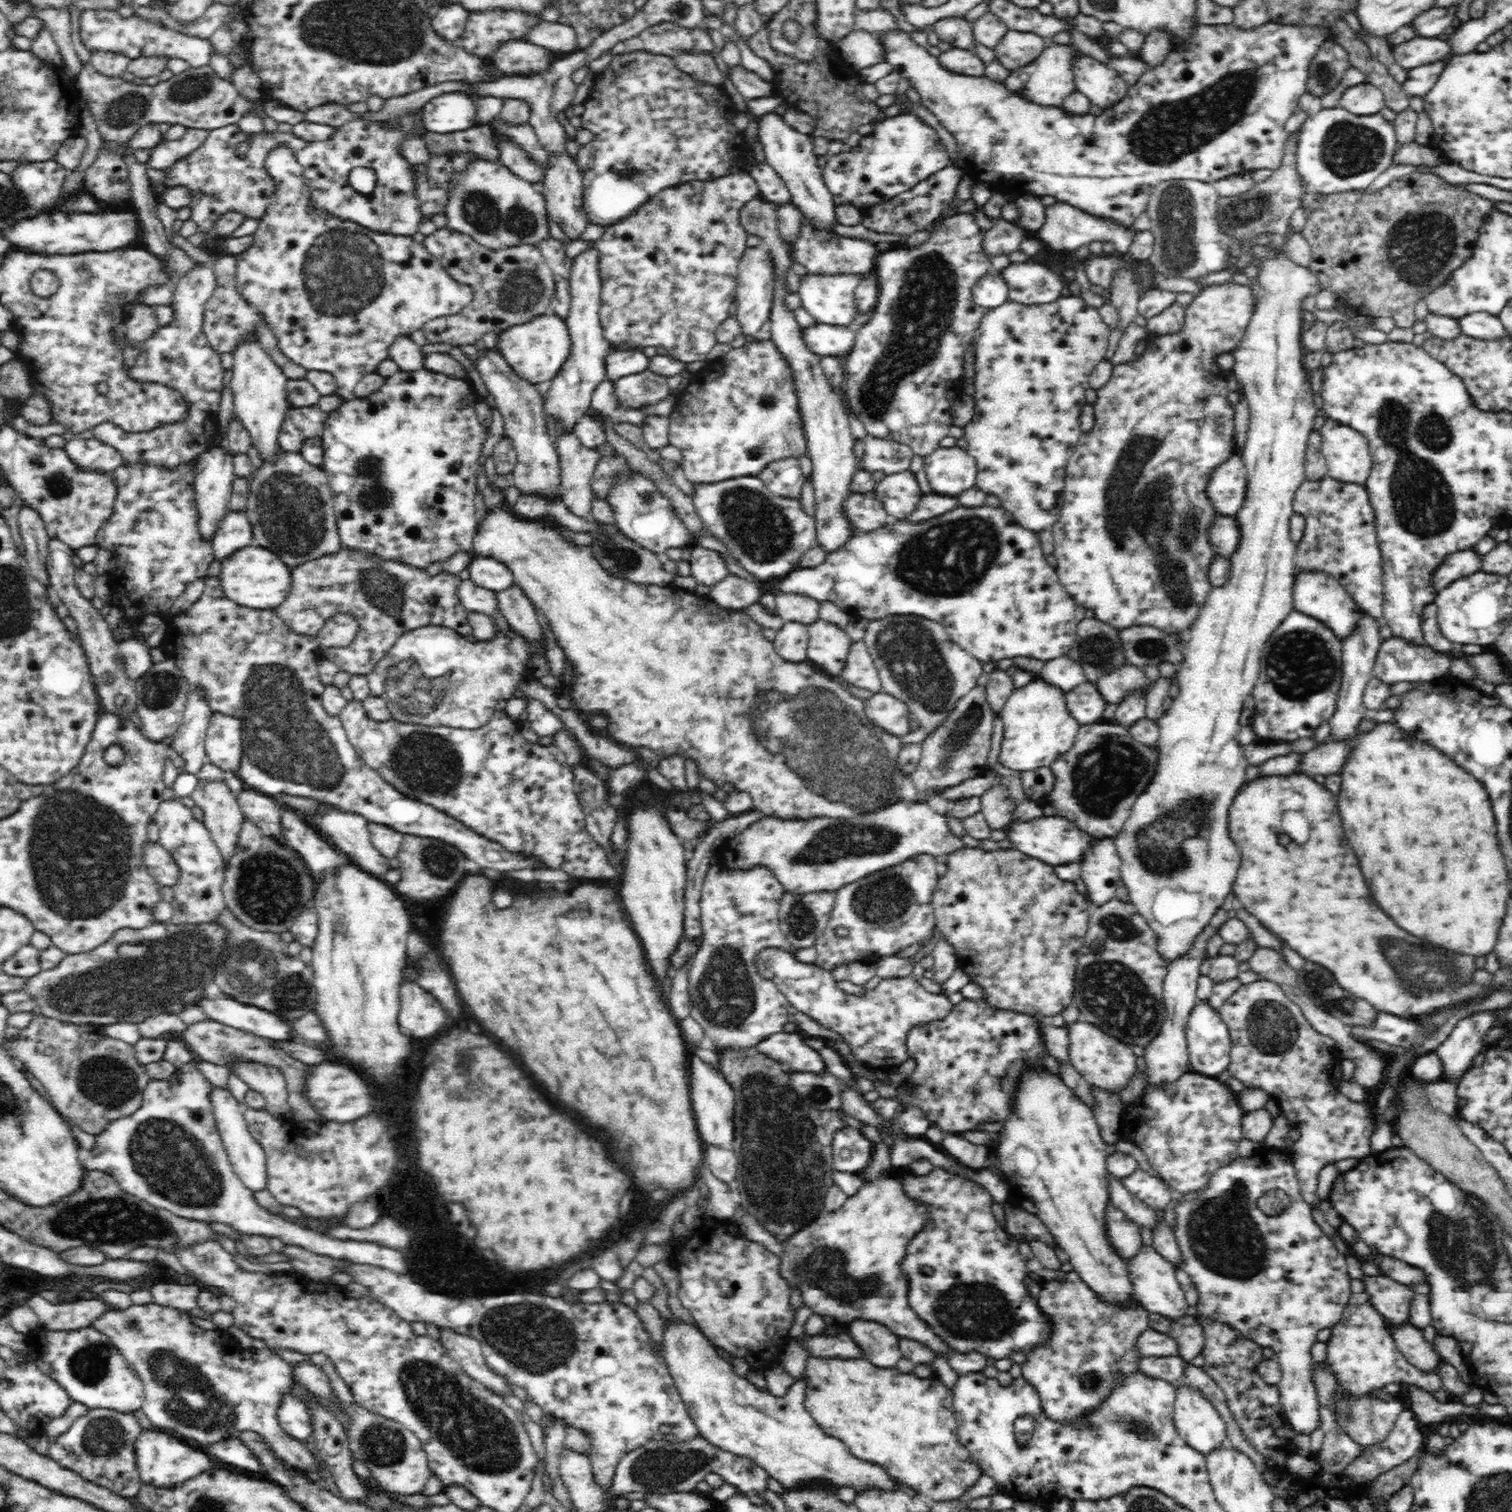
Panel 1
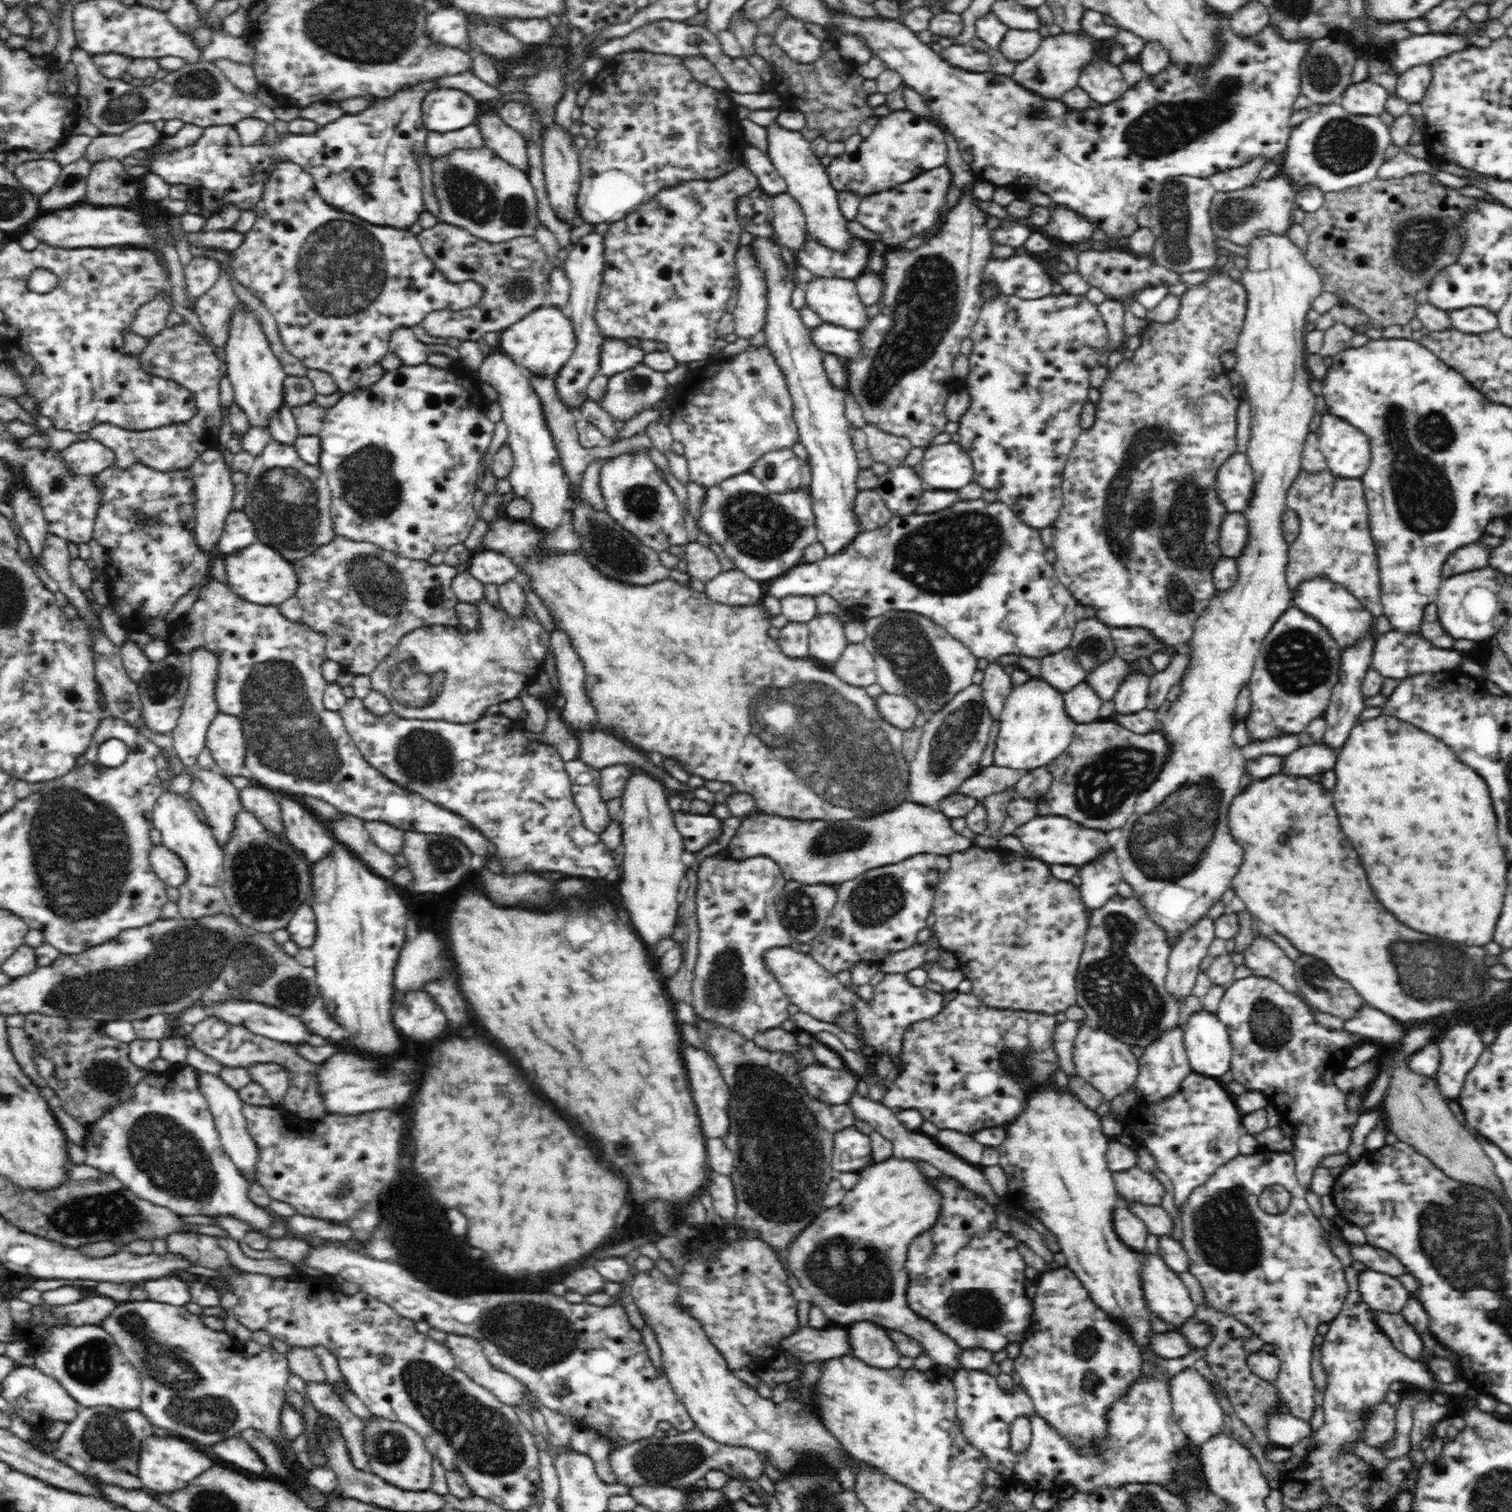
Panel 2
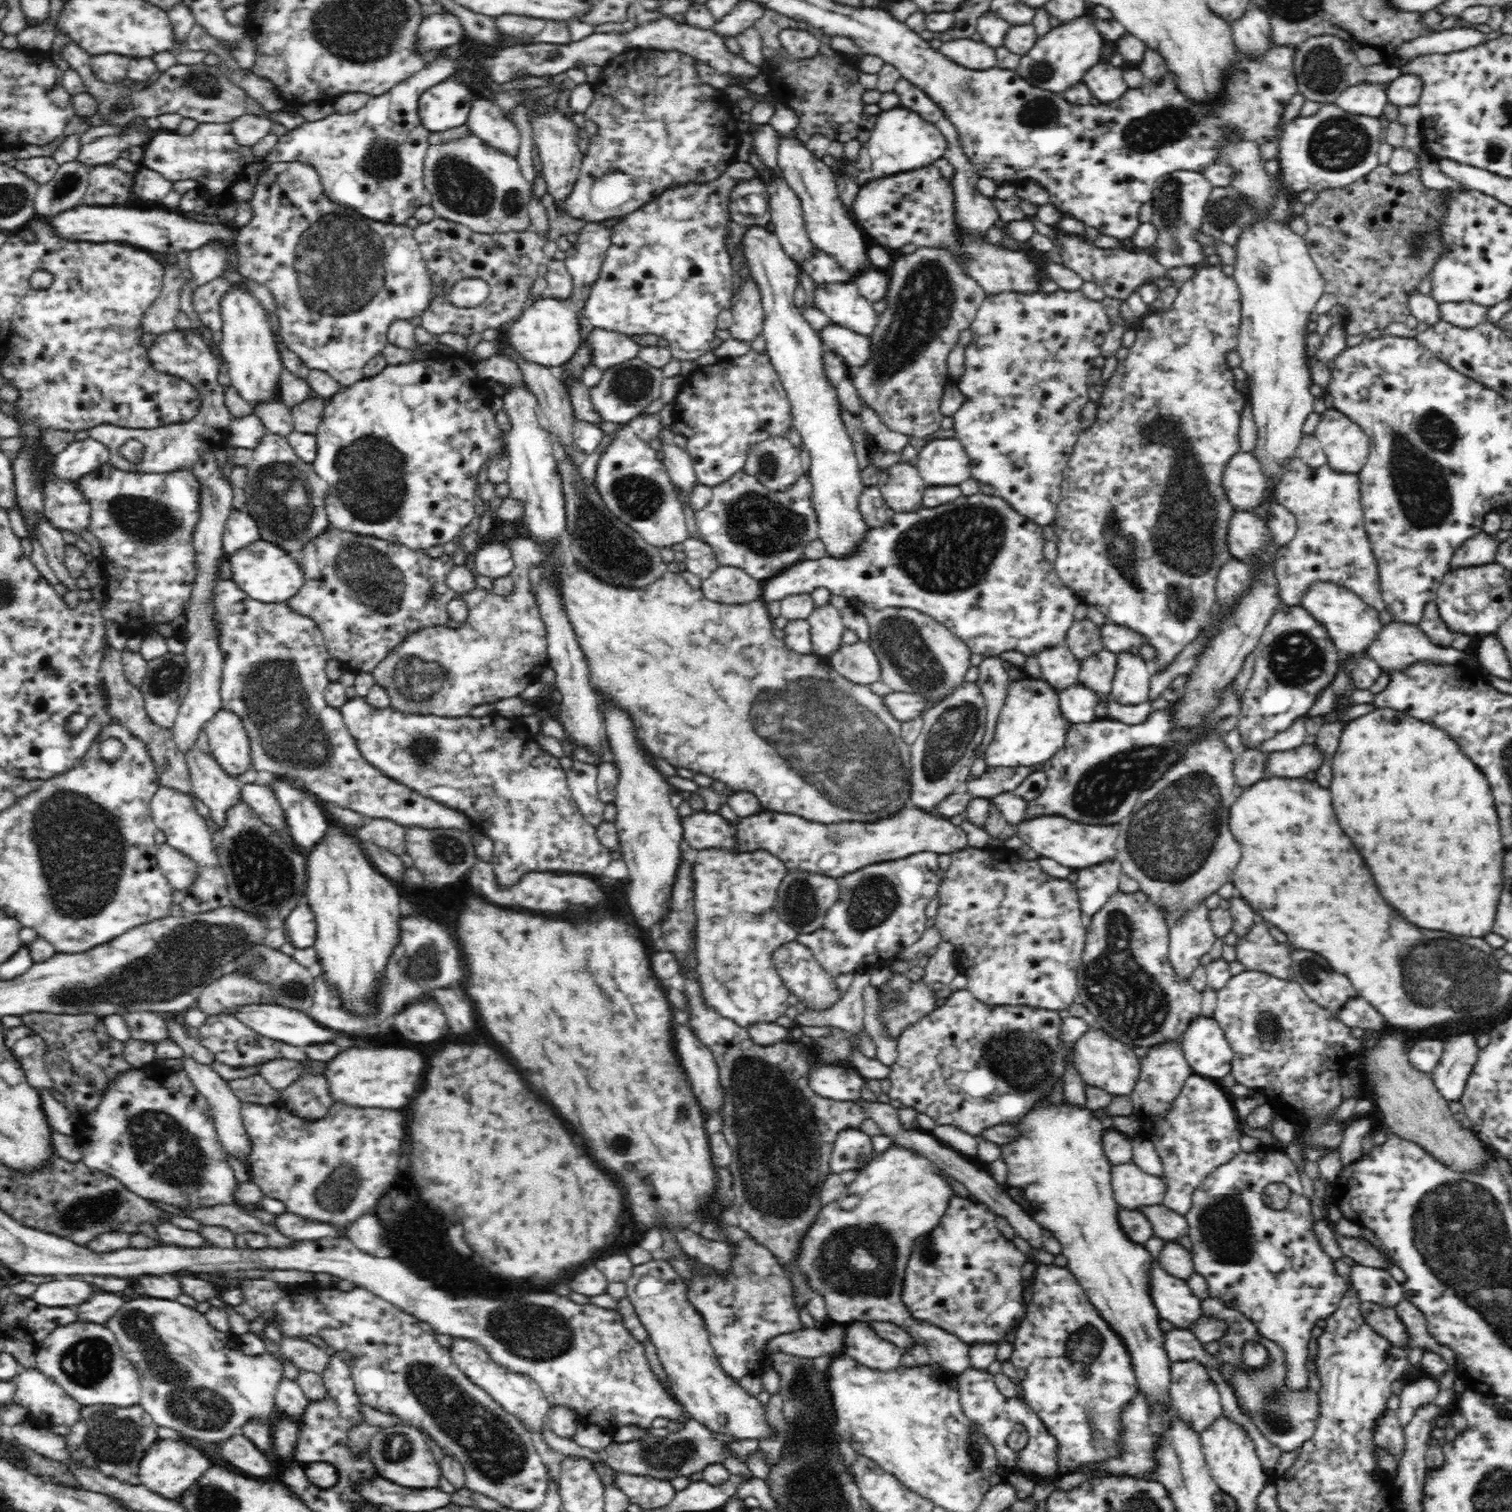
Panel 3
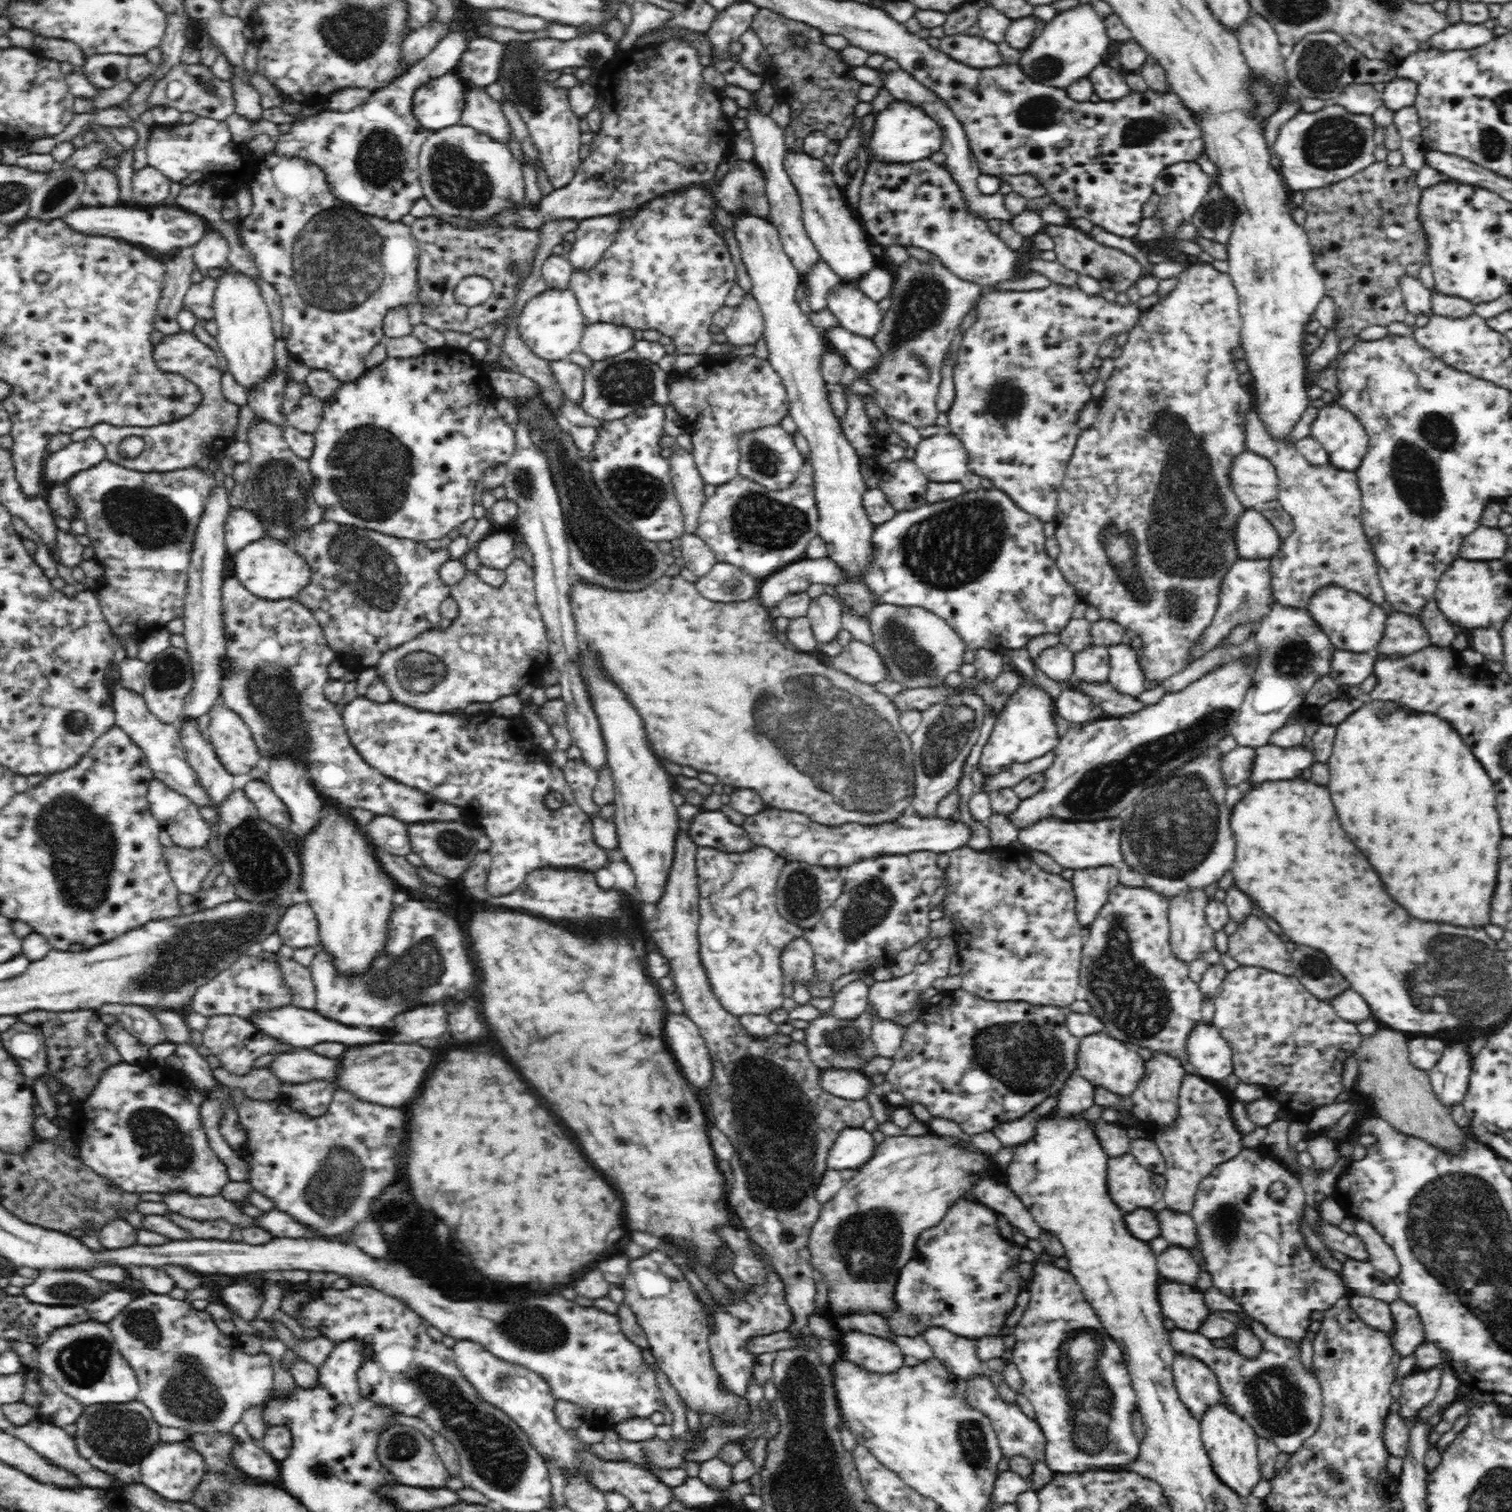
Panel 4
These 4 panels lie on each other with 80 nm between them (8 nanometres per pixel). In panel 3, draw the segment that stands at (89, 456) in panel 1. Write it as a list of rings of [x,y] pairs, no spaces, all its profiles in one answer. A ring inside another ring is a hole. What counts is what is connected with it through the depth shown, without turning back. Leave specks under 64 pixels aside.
[[[88,437],[70,443],[62,452],[52,456],[49,464],[56,478],[76,481],[83,474],[96,470],[101,464],[109,462],[106,445]]]

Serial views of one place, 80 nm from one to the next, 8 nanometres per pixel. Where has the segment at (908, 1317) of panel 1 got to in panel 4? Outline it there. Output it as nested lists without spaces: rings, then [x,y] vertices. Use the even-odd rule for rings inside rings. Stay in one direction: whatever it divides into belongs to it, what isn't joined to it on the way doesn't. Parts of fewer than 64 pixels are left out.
[[[928,1132],[924,1136],[886,1136],[876,1152],[857,1168],[857,1173],[845,1181],[842,1188],[823,1203],[818,1220],[812,1226],[810,1249],[814,1269],[822,1275],[828,1287],[828,1310],[834,1313],[886,1313],[894,1308],[891,1294],[899,1269],[916,1252],[918,1235],[938,1224],[947,1210],[958,1200],[971,1193],[978,1180],[986,1178],[1003,1182],[1005,1171],[994,1163],[992,1153],[982,1152],[970,1140]],[[965,1194],[965,1195],[964,1195]],[[862,1257],[867,1258],[862,1266]],[[946,1329],[924,1330],[921,1334],[930,1344],[933,1356],[965,1381],[990,1375],[986,1362],[978,1355],[975,1338],[963,1337]]]

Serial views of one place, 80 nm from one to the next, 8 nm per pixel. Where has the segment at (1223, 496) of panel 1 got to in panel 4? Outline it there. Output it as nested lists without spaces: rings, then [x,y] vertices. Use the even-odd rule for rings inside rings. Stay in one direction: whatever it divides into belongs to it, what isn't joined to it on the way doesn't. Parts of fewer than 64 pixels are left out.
[[[1249,450],[1234,461],[1230,483],[1246,508],[1257,509],[1278,496],[1280,479],[1269,458]]]

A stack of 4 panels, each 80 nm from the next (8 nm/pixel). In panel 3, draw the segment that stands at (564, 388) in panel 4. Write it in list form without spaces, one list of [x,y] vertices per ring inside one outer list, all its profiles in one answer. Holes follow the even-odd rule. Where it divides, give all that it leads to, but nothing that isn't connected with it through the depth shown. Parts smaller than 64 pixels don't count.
[[[562,365],[556,369],[565,389],[568,391],[571,407],[576,420],[588,421],[598,425],[601,418],[591,409],[589,391],[580,377],[576,377],[568,367]]]

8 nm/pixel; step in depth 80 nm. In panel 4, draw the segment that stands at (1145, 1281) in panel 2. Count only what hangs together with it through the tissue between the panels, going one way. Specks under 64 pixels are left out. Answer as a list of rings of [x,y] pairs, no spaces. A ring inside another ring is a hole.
[[[1162,1277],[1160,1282],[1158,1299],[1165,1318],[1174,1321],[1178,1329],[1198,1333],[1213,1311],[1206,1305],[1204,1295],[1186,1284],[1164,1281]]]

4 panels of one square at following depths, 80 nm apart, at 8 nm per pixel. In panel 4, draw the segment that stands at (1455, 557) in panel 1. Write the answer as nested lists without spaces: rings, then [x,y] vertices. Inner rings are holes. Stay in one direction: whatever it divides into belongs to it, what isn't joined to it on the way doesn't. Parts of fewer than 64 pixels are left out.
[[[1478,526],[1474,532],[1466,536],[1459,555],[1467,559],[1487,561],[1504,559],[1508,542],[1508,534],[1502,532],[1499,527]]]

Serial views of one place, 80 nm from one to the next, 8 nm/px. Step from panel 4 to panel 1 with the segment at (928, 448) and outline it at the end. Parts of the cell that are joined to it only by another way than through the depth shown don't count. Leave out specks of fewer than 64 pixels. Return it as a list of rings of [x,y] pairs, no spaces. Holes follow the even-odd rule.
[[[957,445],[936,447],[924,456],[923,470],[934,493],[957,496],[977,481],[974,458]]]

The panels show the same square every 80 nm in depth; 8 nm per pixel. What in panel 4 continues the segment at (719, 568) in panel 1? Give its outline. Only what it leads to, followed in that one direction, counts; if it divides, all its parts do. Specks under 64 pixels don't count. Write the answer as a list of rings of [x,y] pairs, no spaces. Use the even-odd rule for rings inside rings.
[[[686,533],[681,538],[684,566],[698,578],[706,576],[716,564],[714,552],[694,533]]]

